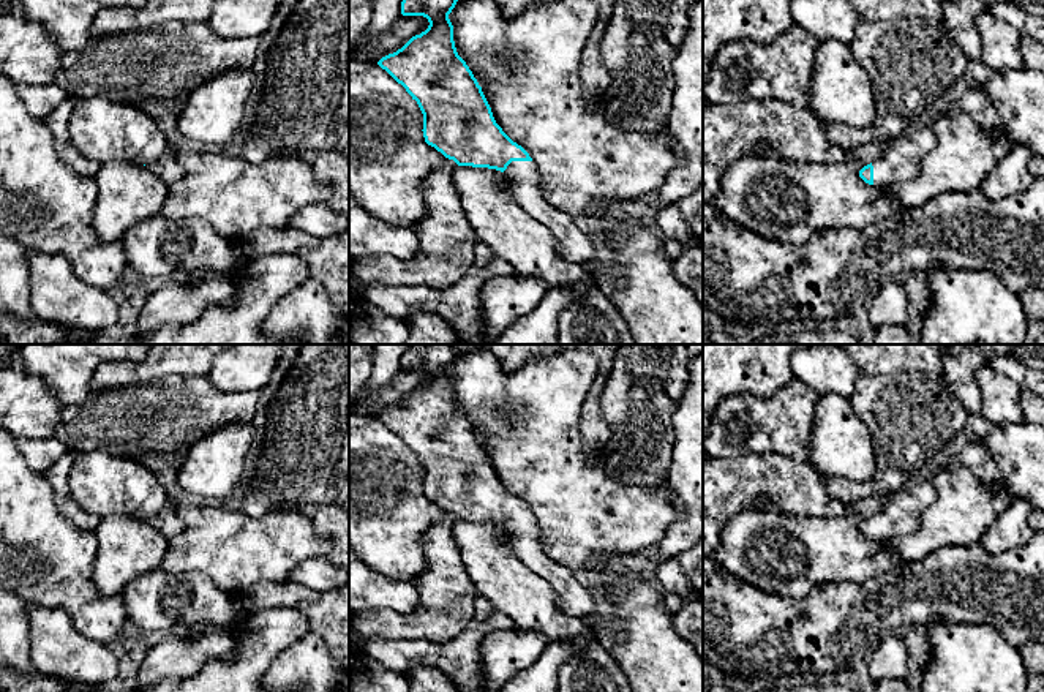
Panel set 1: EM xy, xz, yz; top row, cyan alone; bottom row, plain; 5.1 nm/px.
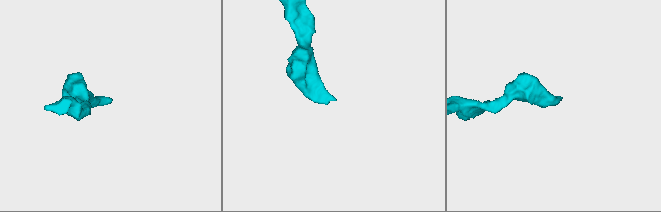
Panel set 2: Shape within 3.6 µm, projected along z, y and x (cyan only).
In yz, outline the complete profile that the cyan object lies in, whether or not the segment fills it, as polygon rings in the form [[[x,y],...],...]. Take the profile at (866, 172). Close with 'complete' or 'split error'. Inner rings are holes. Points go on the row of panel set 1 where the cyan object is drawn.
[[[930,126],[907,131],[894,139],[880,158],[864,166],[859,177],[875,186],[913,180],[919,175],[924,158],[935,147],[937,137]]]; split error

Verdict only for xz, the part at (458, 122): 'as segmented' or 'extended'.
extended

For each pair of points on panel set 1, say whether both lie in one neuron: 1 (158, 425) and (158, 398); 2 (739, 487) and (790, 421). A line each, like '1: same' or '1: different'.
1: same
2: different

